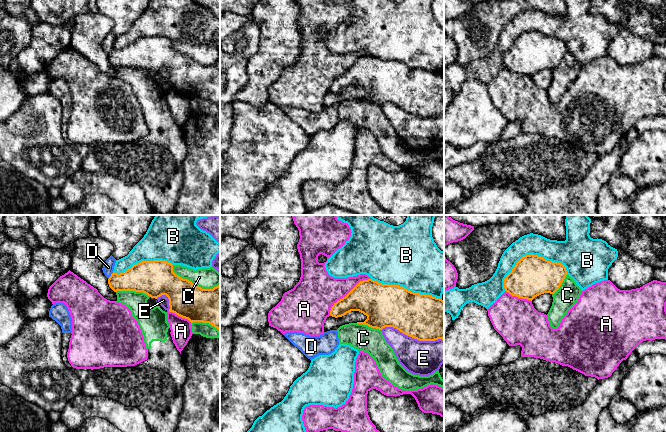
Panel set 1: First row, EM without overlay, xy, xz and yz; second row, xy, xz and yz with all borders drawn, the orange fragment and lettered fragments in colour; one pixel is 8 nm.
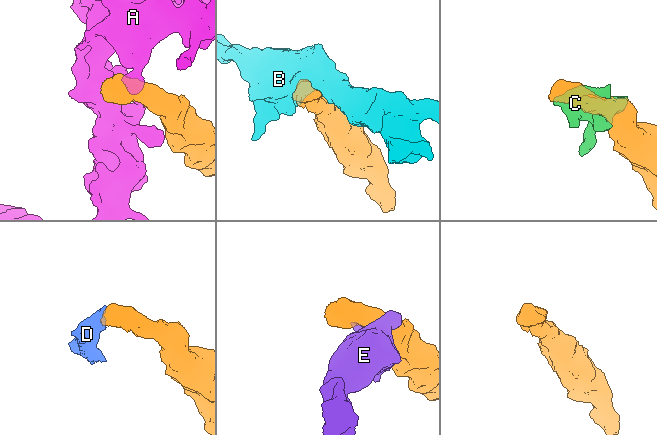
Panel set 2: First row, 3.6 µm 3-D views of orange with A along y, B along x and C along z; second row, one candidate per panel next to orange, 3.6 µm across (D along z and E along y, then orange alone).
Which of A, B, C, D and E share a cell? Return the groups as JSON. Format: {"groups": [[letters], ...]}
{"groups": [["A"], ["B"], ["C", "D"], ["E"]]}

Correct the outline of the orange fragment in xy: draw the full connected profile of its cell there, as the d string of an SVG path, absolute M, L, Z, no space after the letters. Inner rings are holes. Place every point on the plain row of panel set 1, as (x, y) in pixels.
M142 37L123 49L112 49L108 55L109 63L114 67L143 68L157 75L166 71L169 75L169 88L188 95L191 99L209 99L220 108L220 60L213 65L202 65L173 48L173 40L162 37Z

